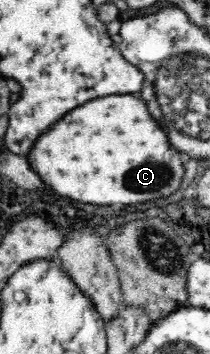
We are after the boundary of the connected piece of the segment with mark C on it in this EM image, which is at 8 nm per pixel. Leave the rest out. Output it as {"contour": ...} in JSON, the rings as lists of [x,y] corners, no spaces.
{"contour":[[[125,94],[125,95],[112,95],[107,97],[99,97],[96,100],[89,100],[87,103],[80,105],[69,112],[69,115],[65,114],[61,119],[55,120],[55,125],[45,129],[45,133],[41,133],[41,137],[37,137],[37,141],[31,145],[31,149],[26,153],[26,160],[29,164],[30,170],[37,173],[37,177],[41,179],[46,189],[53,189],[56,195],[69,197],[74,201],[79,201],[80,203],[91,203],[93,205],[105,205],[108,206],[121,206],[121,205],[131,205],[132,203],[143,203],[149,199],[155,198],[165,198],[169,193],[173,193],[183,177],[183,155],[179,159],[180,153],[178,149],[173,148],[171,144],[167,143],[167,137],[169,133],[163,133],[162,125],[157,125],[160,123],[159,118],[152,118],[148,109],[145,107],[145,102],[140,98],[136,97],[135,94]]]}

